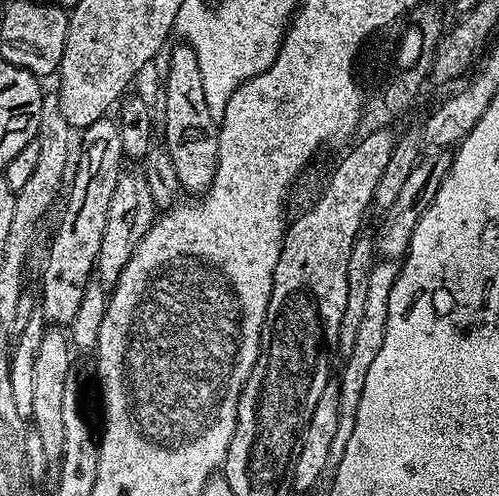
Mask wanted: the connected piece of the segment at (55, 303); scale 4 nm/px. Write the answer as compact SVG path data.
M105 118L94 122L90 127L83 129L82 136L84 153L80 156L80 165L77 168L75 165L74 175L66 192L68 205L65 206L64 213L60 216L60 225L52 236L52 245L48 248L48 261L44 264L44 277L40 280L40 308L48 322L56 326L71 325L74 314L78 314L78 306L82 306L82 294L86 294L86 286L93 283L98 250L102 250L102 234L106 234L106 214L110 210L110 198L114 195L114 186L118 186L118 178L122 171L120 163L125 163L126 160L120 137L120 125L115 119Z

